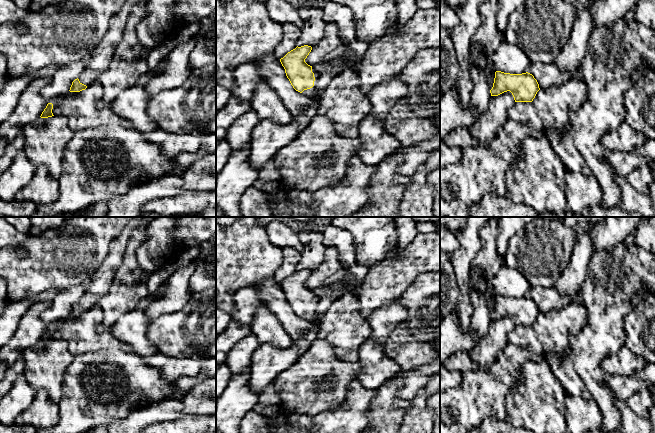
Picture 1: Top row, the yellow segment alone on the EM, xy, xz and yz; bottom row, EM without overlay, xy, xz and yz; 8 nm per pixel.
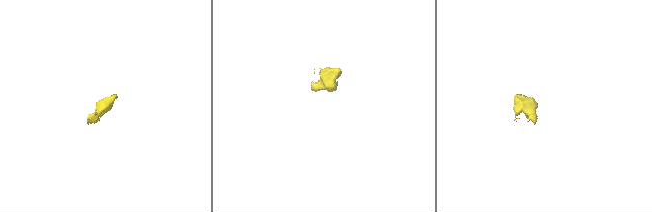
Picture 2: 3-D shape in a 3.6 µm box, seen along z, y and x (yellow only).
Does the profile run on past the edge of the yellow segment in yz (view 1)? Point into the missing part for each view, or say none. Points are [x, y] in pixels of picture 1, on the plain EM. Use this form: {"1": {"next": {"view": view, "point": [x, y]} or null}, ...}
{"1": {"next": null}}

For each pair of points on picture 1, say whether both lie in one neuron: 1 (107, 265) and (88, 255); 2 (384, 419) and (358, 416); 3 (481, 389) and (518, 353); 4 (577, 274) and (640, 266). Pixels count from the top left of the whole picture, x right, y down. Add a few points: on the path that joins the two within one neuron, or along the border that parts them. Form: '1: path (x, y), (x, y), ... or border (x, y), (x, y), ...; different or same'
1: border (111, 240), (107, 256), (91, 275); different
2: border (376, 395), (367, 413), (367, 422); different
3: path (490, 381), (509, 362); same
4: border (593, 252), (588, 264), (588, 274), (578, 293); different

